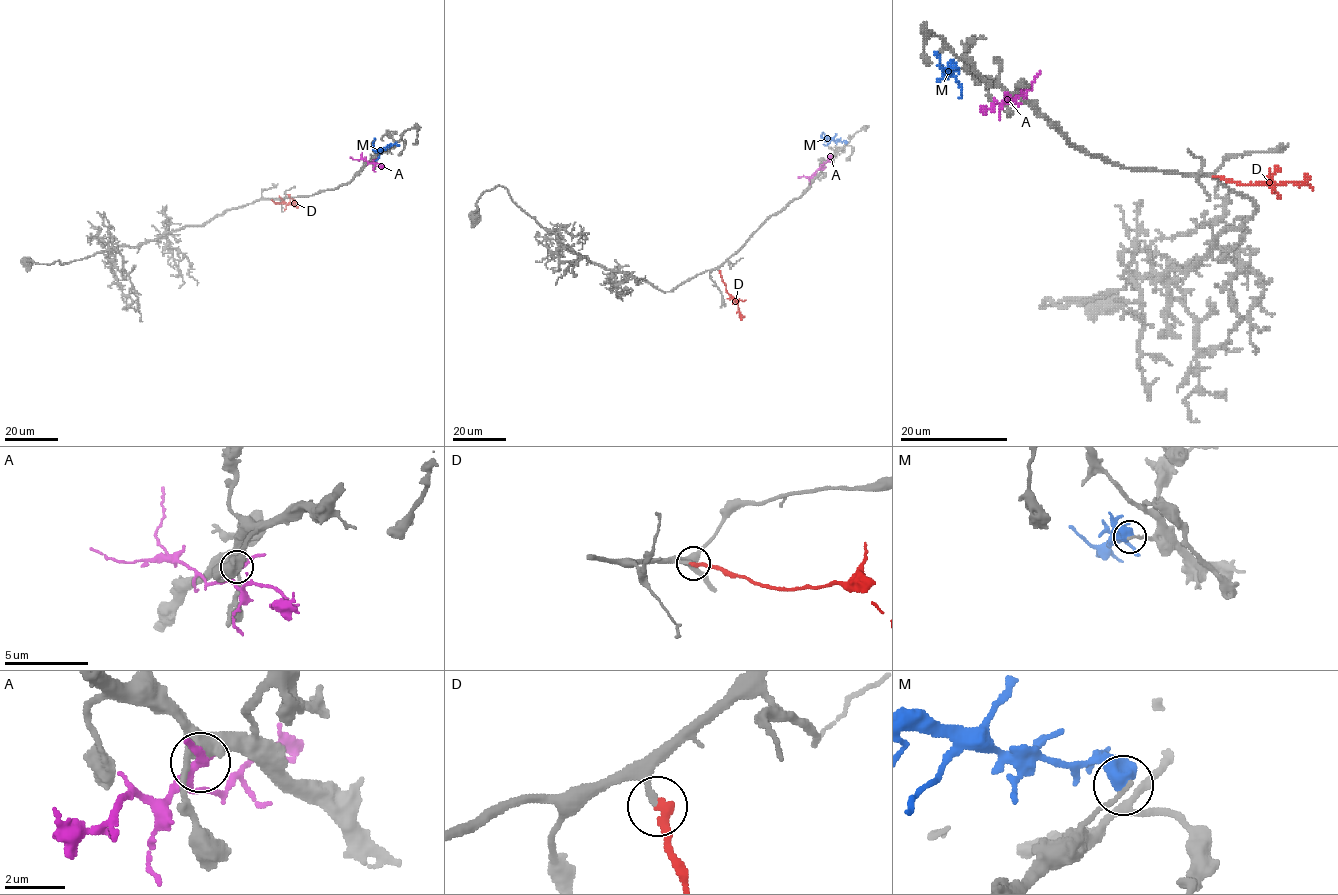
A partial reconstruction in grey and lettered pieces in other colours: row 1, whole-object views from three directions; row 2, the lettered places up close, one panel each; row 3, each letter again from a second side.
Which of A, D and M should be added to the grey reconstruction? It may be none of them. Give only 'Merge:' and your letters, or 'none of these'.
Merge: D

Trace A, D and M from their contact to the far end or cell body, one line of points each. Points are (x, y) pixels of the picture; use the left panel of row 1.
A: (373, 160), (368, 162), (361, 156), (361, 148)
D: (271, 199), (276, 203), (290, 202), (293, 206)
M: (398, 146), (374, 150), (375, 138)

